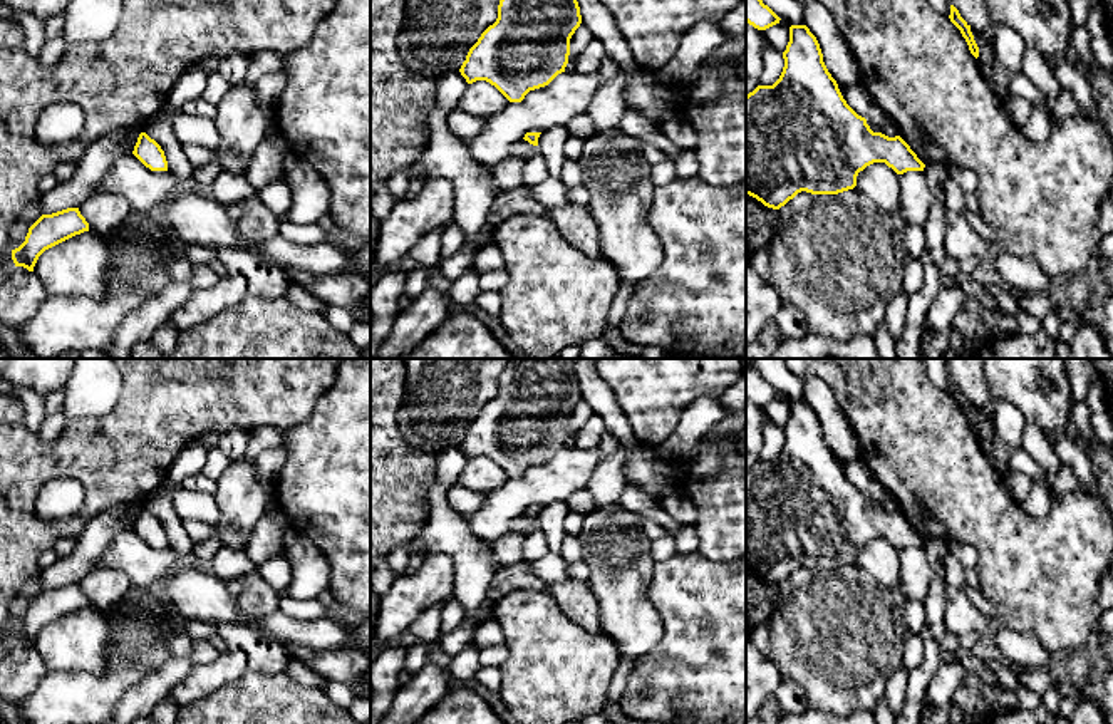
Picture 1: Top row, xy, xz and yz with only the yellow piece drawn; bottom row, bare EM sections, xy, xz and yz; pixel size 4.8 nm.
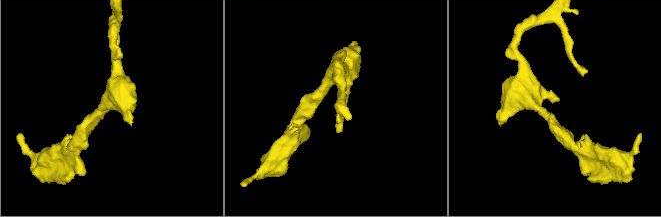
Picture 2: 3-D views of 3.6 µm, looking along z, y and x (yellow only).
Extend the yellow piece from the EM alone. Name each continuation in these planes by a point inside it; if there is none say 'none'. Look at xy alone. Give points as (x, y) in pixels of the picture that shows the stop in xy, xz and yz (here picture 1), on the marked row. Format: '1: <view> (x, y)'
none

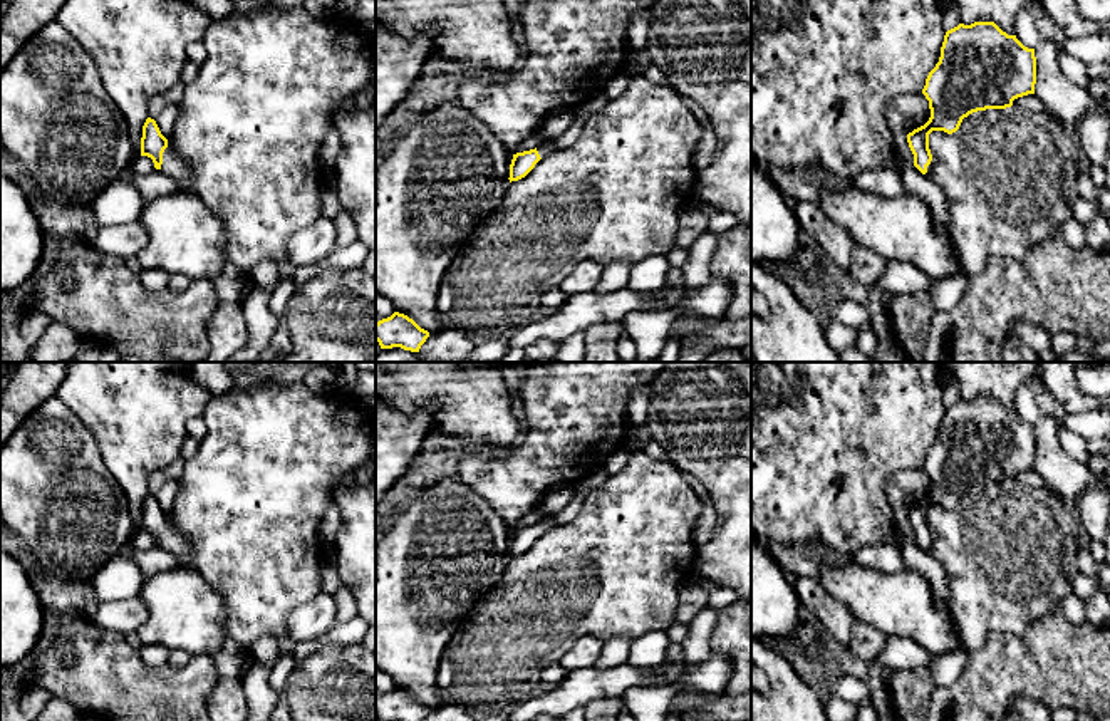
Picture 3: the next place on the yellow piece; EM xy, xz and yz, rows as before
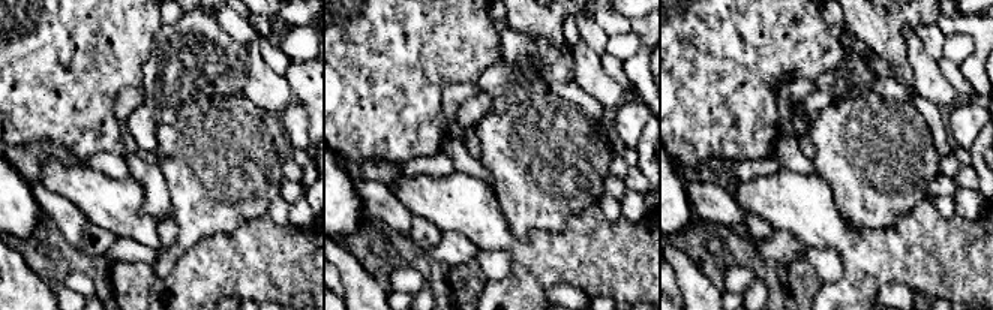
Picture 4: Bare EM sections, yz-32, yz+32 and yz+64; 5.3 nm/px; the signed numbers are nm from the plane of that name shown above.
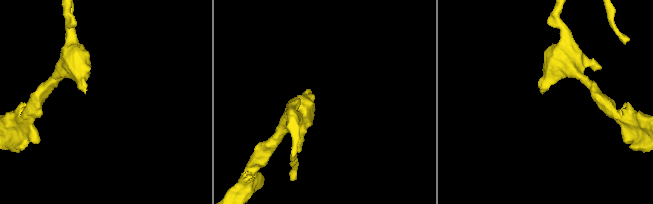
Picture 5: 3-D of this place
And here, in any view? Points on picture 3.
1: xy (171, 165)

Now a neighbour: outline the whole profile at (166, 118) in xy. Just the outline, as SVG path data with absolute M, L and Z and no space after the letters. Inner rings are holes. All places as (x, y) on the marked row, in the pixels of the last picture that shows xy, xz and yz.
M178 104L166 106L154 119L161 134L169 139L178 117Z

